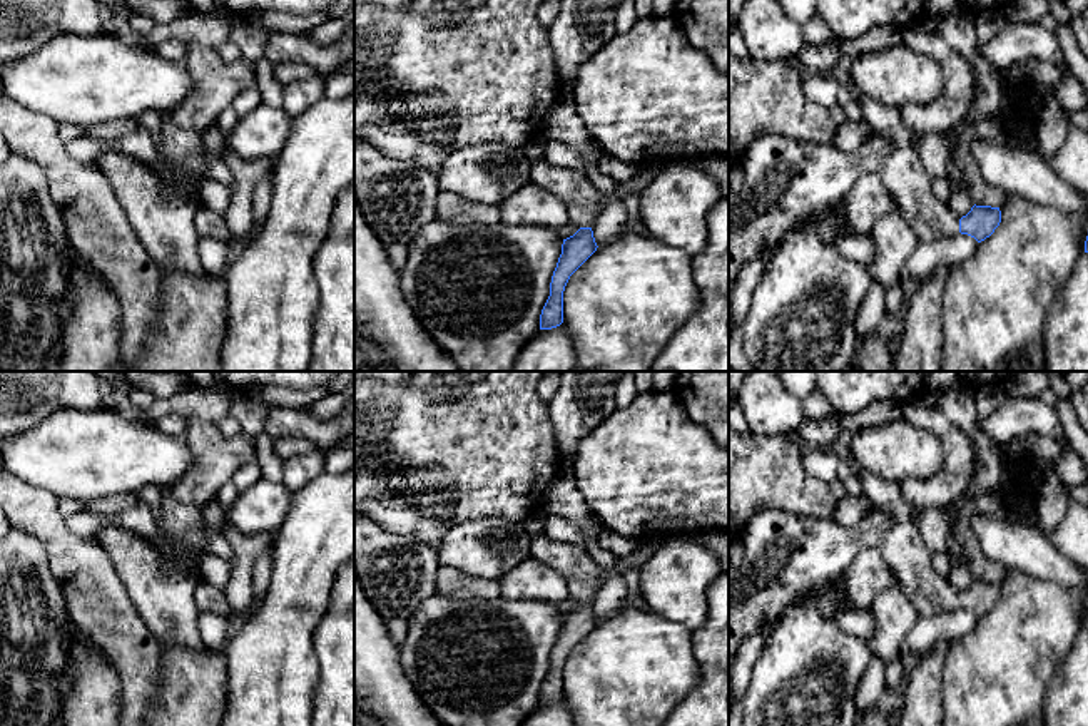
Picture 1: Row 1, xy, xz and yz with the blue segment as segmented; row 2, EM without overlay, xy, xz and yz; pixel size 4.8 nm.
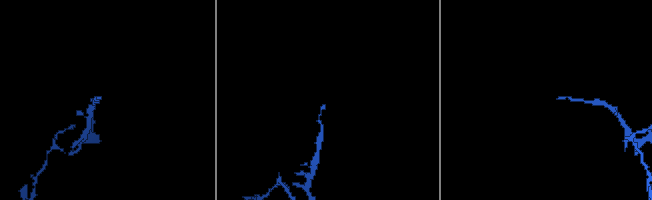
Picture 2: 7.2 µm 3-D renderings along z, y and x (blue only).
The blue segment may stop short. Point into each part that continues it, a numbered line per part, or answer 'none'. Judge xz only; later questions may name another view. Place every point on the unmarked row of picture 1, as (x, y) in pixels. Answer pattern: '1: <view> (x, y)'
1: xz (575, 564)

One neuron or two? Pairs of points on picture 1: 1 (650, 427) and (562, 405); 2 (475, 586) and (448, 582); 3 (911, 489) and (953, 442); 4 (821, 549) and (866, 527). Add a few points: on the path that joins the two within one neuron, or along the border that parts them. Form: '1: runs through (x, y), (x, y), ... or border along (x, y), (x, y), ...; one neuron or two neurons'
1: border along (617, 409), (579, 444); two neurons
2: runs through (468, 586), (455, 586); one neuron
3: runs through (928, 489), (953, 467), (953, 459); one neuron
4: runs through (833, 547), (854, 539); one neuron

